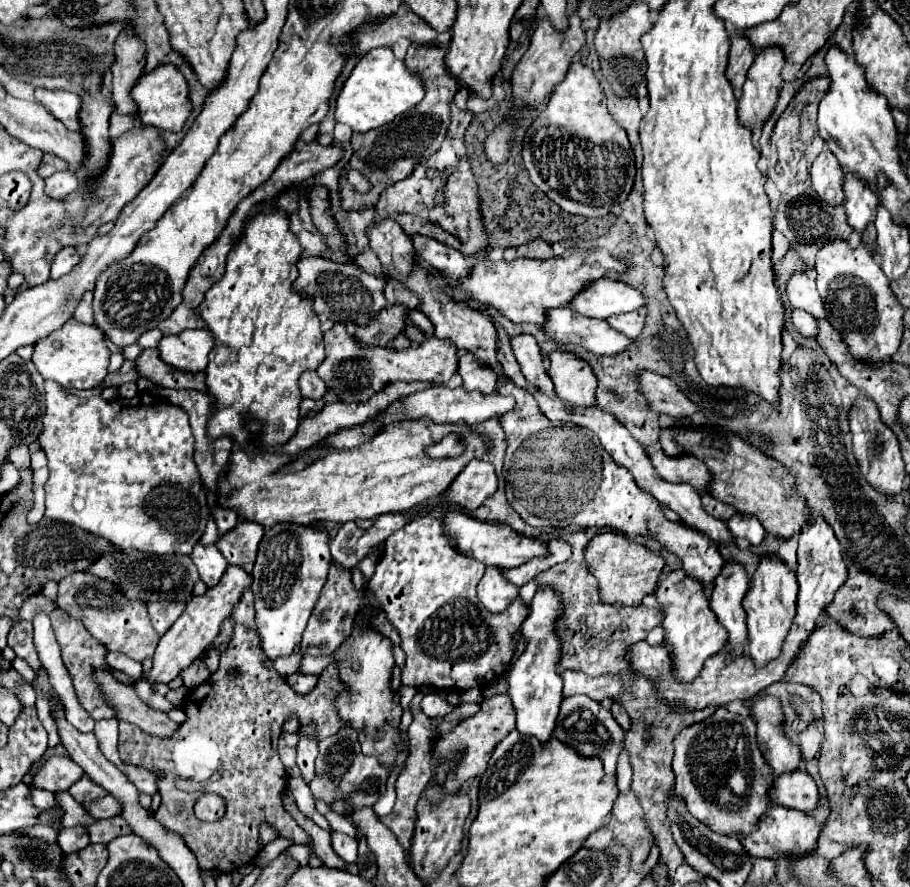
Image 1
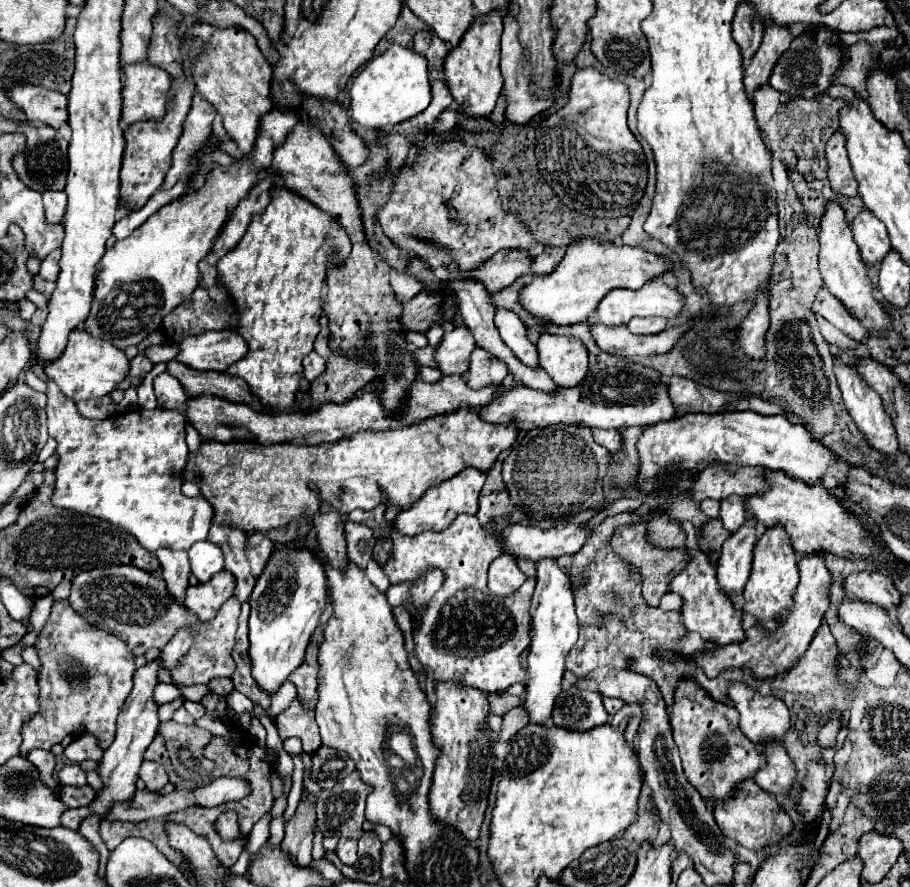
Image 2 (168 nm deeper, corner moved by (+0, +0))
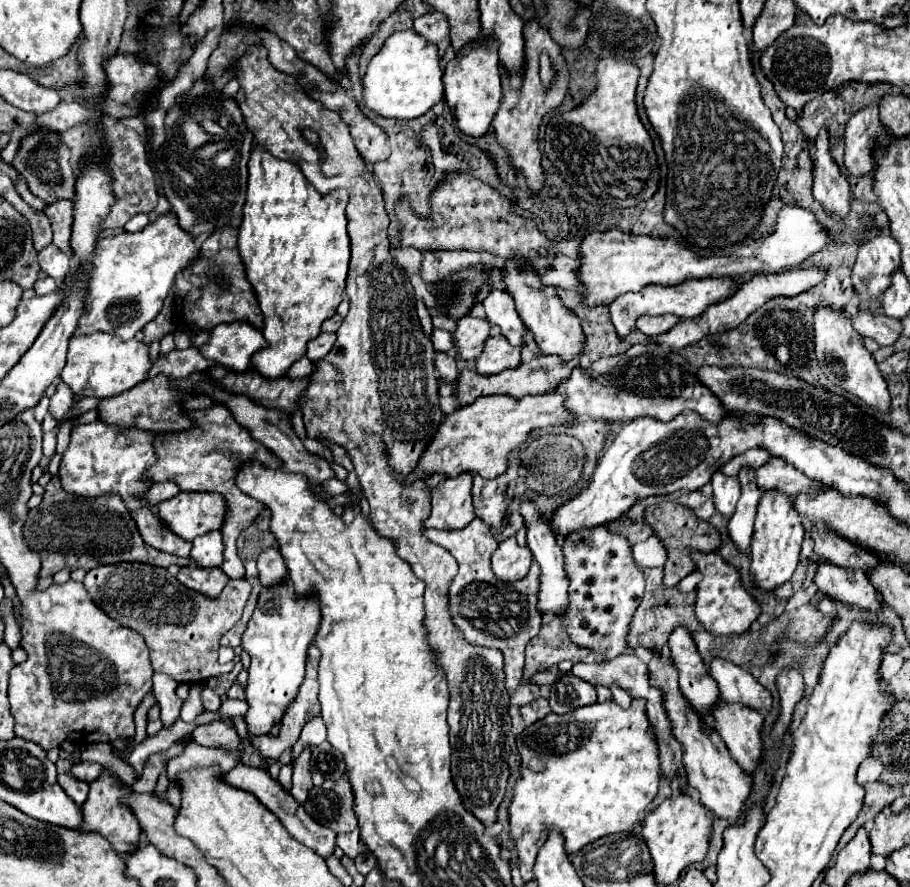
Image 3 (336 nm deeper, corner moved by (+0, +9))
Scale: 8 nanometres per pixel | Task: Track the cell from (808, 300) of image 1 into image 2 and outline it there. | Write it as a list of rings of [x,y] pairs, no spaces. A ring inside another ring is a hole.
[[[822,286],[822,290],[816,294],[816,300],[812,304],[812,312],[826,318],[830,324],[834,324],[838,330],[842,330],[852,340],[862,340],[866,336],[866,330],[862,328],[862,324],[842,306],[842,302],[838,302],[826,290],[826,286]]]

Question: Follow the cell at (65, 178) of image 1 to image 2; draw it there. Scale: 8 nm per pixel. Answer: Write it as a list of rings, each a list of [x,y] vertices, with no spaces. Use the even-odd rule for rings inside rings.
[[[48,190],[42,194],[44,198],[44,210],[46,210],[46,220],[56,224],[64,218],[66,212],[66,194],[64,190]]]

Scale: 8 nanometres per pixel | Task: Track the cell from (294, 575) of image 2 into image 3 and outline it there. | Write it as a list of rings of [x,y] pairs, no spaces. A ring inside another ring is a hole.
[[[290,583],[262,589],[256,611],[242,635],[242,649],[252,659],[246,683],[248,711],[244,715],[250,735],[268,735],[282,721],[304,681],[306,651],[318,631],[318,623],[320,605],[316,597],[298,597]]]

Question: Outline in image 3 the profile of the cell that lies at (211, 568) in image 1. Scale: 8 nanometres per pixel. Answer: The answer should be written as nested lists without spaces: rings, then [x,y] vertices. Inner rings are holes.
[[[212,531],[206,533],[202,537],[196,537],[192,541],[192,553],[190,557],[196,561],[198,567],[220,567],[224,557],[224,541],[222,541],[222,533],[220,531]]]

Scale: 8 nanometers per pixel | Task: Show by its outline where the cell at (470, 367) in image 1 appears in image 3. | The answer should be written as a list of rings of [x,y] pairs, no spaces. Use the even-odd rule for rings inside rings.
[[[502,335],[490,337],[480,359],[476,359],[476,369],[480,375],[496,375],[504,369],[514,369],[520,365],[520,351],[522,347],[510,345]]]

